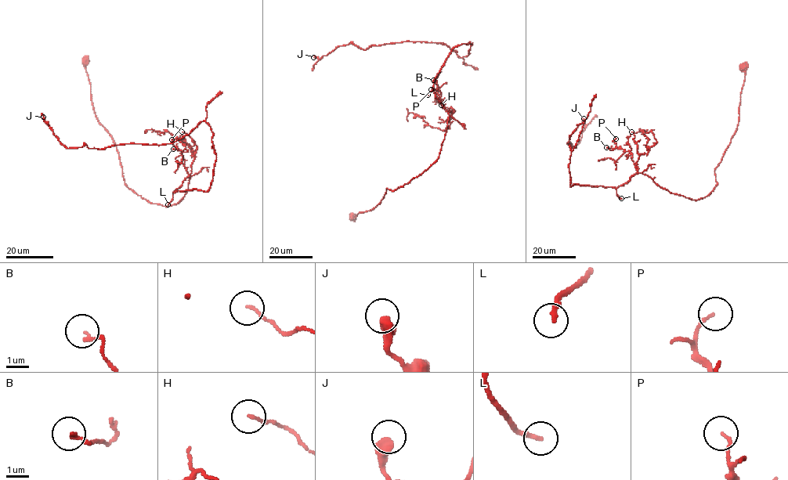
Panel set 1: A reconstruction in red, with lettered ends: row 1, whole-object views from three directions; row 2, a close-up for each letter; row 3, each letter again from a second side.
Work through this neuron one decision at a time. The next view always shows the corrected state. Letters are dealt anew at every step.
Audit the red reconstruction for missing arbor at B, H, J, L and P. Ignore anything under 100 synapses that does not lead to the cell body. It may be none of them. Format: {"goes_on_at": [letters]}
{"goes_on_at": ["L"]}

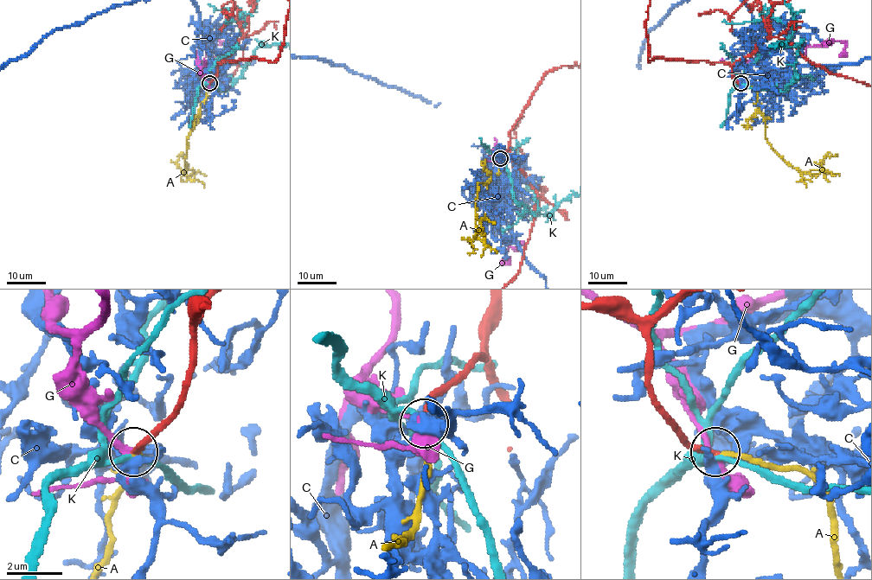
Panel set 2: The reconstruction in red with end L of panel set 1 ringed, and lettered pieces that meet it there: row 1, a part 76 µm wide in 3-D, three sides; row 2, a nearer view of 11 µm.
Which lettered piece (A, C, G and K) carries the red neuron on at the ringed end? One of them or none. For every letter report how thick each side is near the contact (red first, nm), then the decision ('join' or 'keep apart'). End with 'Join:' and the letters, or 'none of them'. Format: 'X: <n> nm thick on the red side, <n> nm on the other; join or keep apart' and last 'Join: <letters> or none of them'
A: 220 nm thick on the red side, 170 nm on the other; join
C: 220 nm thick on the red side, 340 nm on the other; keep apart
G: 220 nm thick on the red side, 190 nm on the other; keep apart
K: 220 nm thick on the red side, 170 nm on the other; keep apart
Join: A

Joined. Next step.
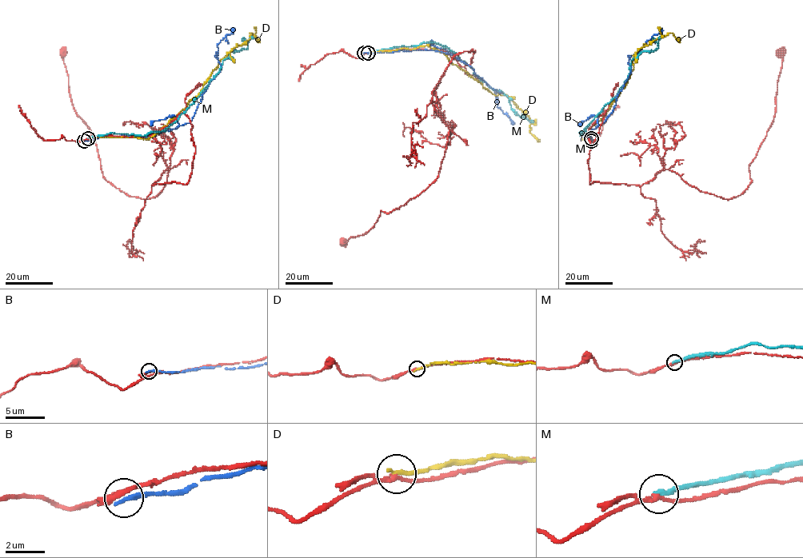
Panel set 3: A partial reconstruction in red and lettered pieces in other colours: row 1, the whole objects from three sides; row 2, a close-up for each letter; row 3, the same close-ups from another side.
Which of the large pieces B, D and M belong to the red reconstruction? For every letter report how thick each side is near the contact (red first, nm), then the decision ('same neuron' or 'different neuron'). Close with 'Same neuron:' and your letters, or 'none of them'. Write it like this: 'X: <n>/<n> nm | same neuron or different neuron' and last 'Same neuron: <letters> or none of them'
B: 240/240 nm | different neuron
D: 170/240 nm | different neuron
M: 180/280 nm | different neuron
Same neuron: none of them

